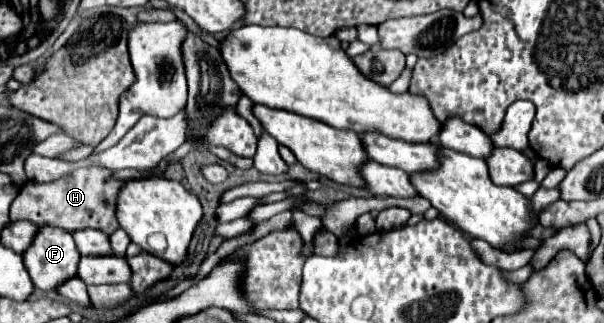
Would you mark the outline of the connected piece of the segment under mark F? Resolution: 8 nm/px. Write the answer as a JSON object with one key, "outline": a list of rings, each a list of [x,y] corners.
{"outline":[[[39,228],[35,234],[35,240],[31,242],[31,248],[23,252],[23,264],[39,290],[55,290],[63,280],[71,278],[77,274],[77,264],[79,264],[79,250],[73,242],[73,236],[69,232],[63,232],[61,228]]]}

